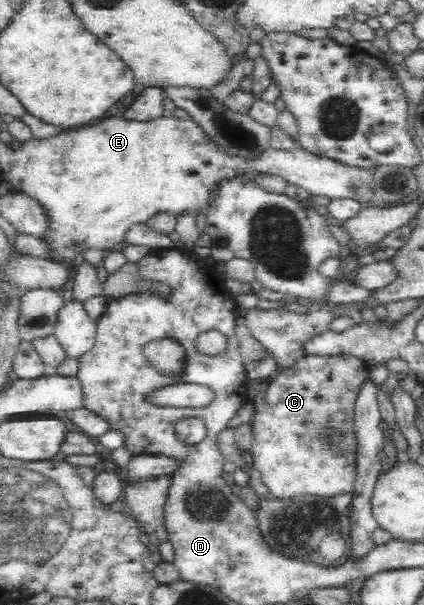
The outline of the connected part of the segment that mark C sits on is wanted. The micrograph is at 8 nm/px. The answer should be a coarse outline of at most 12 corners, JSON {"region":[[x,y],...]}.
{"region":[[303,356],[252,398],[271,497],[351,493],[370,364]]}

